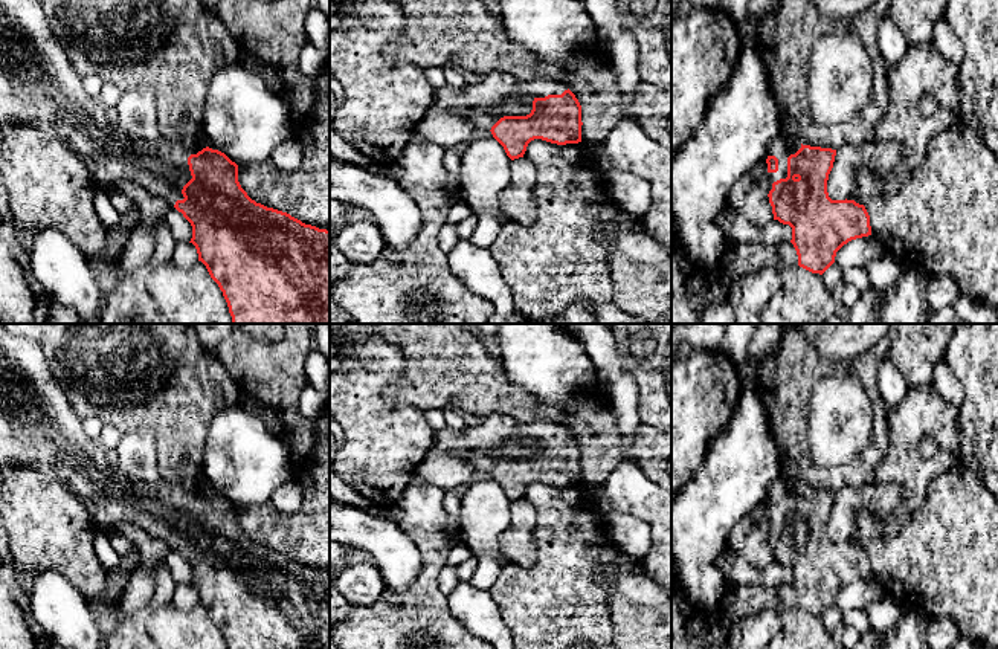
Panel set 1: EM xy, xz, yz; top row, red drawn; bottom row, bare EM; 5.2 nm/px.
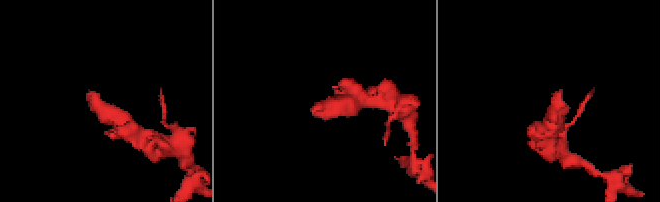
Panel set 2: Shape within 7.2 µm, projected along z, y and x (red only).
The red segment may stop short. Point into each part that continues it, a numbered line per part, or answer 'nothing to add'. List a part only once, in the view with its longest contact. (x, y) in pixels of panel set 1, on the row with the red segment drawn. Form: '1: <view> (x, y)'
1: xz (496, 95)

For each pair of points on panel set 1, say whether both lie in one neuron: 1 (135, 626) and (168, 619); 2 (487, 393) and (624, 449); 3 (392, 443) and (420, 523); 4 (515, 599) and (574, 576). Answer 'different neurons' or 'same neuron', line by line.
1: different neurons
2: same neuron
3: different neurons
4: same neuron

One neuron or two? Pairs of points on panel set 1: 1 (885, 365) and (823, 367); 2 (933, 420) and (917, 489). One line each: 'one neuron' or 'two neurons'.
1: two neurons
2: one neuron

